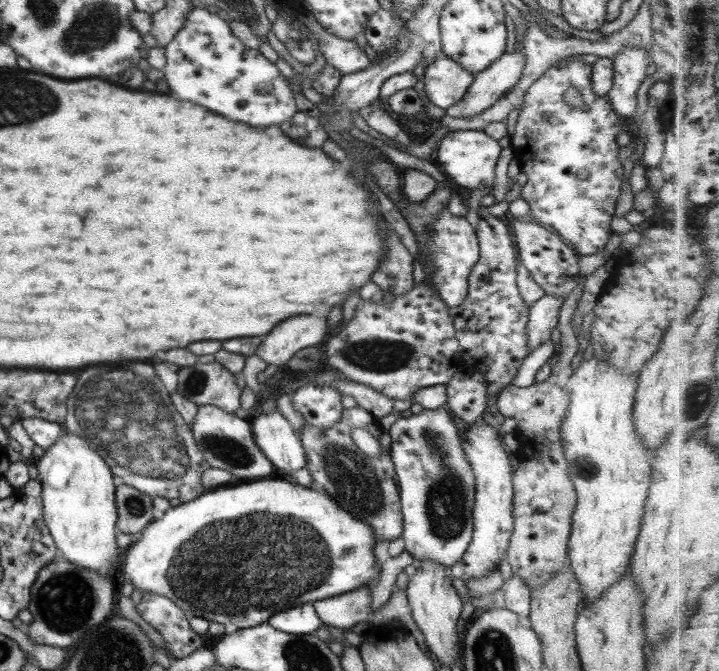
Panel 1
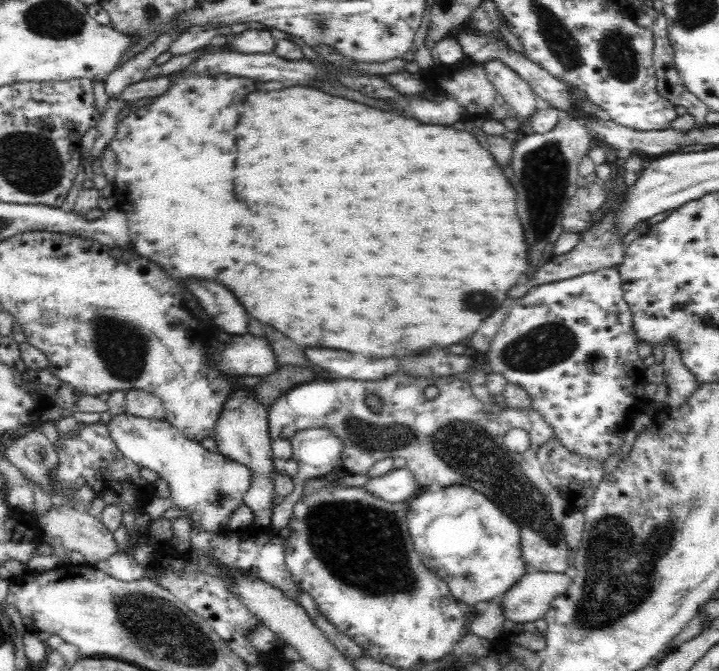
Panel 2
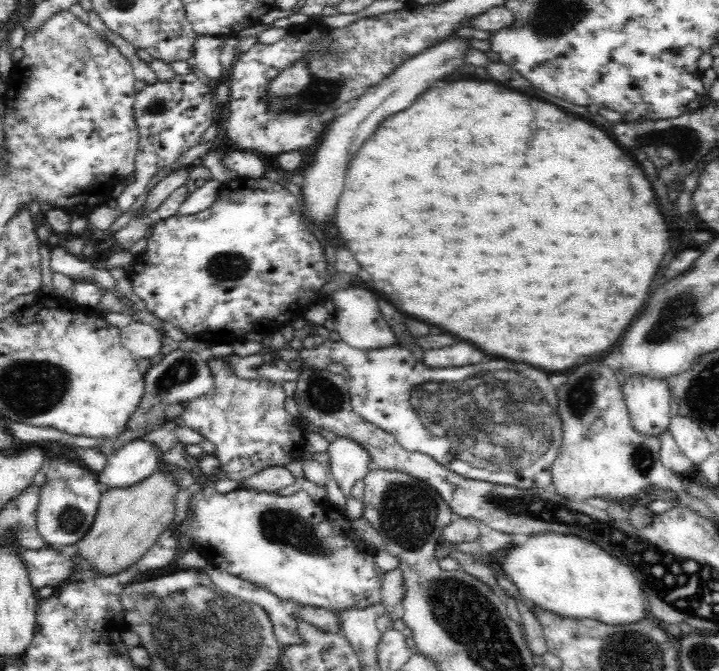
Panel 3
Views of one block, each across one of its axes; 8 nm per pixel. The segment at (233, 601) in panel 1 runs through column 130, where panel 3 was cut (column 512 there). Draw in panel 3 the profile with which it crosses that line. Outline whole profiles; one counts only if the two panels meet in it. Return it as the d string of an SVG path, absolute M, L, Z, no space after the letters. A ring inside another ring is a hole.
M554 531L530 535L524 544L513 545L500 558L498 571L514 583L523 598L558 616L598 620L606 625L634 624L650 617L642 586L638 584L629 566L601 550L596 544L576 535L558 534Z

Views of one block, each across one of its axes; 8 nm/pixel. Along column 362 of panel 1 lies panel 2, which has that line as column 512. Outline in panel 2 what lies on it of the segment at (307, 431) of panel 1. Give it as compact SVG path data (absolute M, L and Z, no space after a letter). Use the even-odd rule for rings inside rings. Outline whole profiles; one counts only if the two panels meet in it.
M392 374L392 376L386 376L386 378L381 378L380 380L376 380L376 382L364 382L364 380L334 380L334 382L322 382L322 380L314 380L314 382L296 386L296 388L294 388L294 390L290 390L288 394L284 394L280 396L280 398L277 398L271 405L269 405L269 407L270 411L267 412L267 421L268 432L272 443L276 442L276 440L290 440L290 438L292 438L292 436L294 436L298 431L309 428L318 427L328 429L336 434L342 442L344 442L341 462L343 462L343 468L346 472L349 472L350 475L368 474L368 470L370 470L376 462L380 462L380 460L384 460L384 458L404 458L404 460L406 460L407 469L412 474L418 476L418 483L422 489L427 489L432 483L439 484L442 488L447 486L467 486L468 488L485 494L486 498L492 500L492 502L494 502L494 504L498 506L498 508L502 510L502 512L504 512L504 514L506 514L512 522L516 522L518 523L518 526L520 526L520 551L522 551L522 560L524 560L524 563L532 565L534 569L536 568L536 570L541 572L556 572L557 574L570 573L569 559L571 554L567 546L563 530L561 529L562 521L569 511L566 508L564 499L562 499L562 495L558 493L558 489L556 489L556 487L546 478L545 471L543 470L541 462L537 457L538 448L554 436L551 426L541 416L539 416L536 411L531 410L531 408L508 408L506 406L498 406L494 403L481 402L472 394L472 389L470 388L468 381L456 376L427 379L414 378L414 375L406 376L406 374ZM434 384L439 387L439 395L432 400L426 399L424 396L424 390L426 390L428 386L432 386ZM369 394L378 395L378 397L380 397L380 401L382 401L382 410L380 410L378 414L372 414L365 403L366 395ZM514 427L519 427L520 430L526 430L528 433L530 447L525 453L510 451L504 443L504 435L508 432L508 430Z

